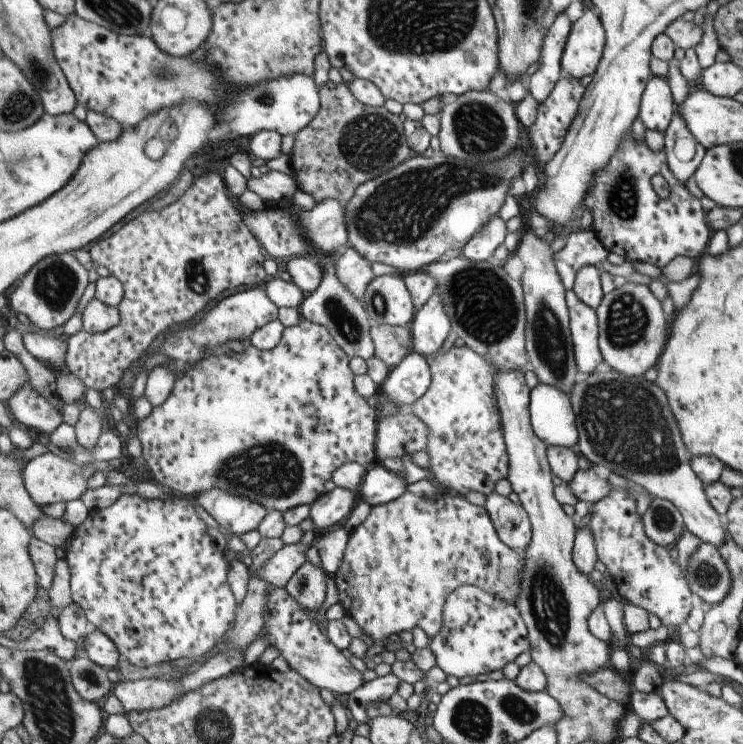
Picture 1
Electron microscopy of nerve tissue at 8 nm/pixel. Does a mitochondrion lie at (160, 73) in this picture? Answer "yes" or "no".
yes

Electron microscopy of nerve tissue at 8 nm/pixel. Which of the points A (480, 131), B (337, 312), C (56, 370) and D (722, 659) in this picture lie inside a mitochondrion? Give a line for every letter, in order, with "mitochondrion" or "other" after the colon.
A: mitochondrion
B: mitochondrion
C: other
D: other

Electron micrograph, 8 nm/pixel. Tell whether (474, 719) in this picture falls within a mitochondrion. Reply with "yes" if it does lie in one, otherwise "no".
yes

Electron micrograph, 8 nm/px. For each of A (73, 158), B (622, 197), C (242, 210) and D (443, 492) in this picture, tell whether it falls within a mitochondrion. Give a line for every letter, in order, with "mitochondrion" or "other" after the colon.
A: other
B: mitochondrion
C: other
D: other

